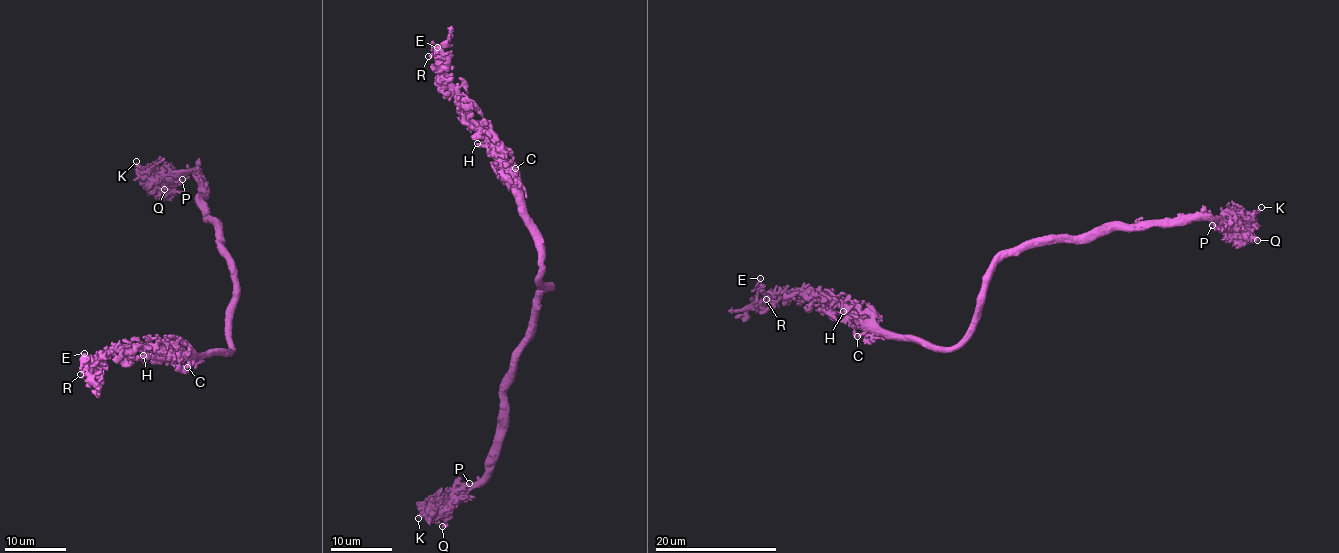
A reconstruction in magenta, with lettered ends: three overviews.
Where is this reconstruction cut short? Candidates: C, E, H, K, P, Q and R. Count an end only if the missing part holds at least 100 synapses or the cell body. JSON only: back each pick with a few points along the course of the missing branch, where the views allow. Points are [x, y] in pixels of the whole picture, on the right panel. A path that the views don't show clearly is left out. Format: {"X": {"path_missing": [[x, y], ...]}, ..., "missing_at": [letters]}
{"missing_at": []}

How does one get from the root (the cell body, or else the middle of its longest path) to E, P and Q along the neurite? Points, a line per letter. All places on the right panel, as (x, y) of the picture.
E: (985, 299), (975, 326), (956, 344), (934, 346), (872, 334), (823, 301), (794, 294), (759, 300), (760, 278)
P: (985, 299), (994, 267), (1033, 245), (1076, 241), (1113, 226), (1222, 221), (1212, 225)
Q: (985, 299), (985, 281), (1004, 257), (1039, 244), (1101, 235), (1113, 226), (1180, 225), (1213, 217), (1257, 240)

